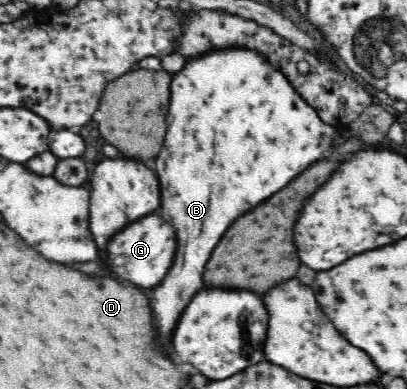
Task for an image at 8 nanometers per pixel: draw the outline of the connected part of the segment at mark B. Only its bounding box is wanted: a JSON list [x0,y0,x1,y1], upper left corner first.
[149,48,339,356]

